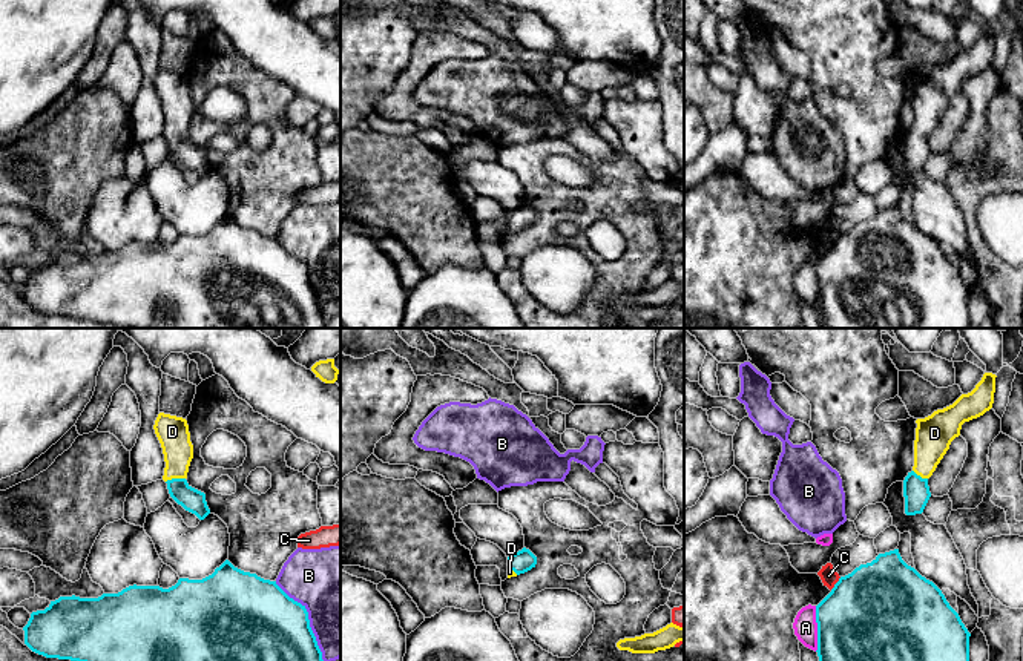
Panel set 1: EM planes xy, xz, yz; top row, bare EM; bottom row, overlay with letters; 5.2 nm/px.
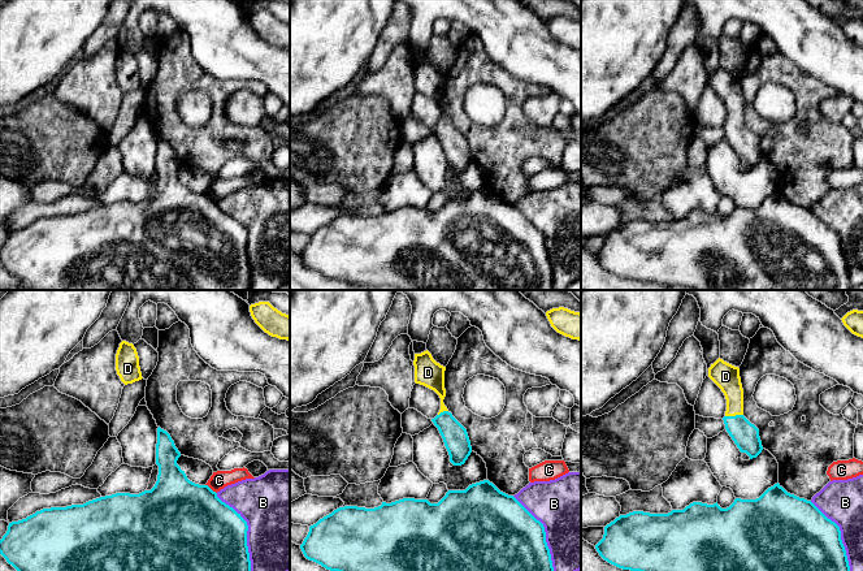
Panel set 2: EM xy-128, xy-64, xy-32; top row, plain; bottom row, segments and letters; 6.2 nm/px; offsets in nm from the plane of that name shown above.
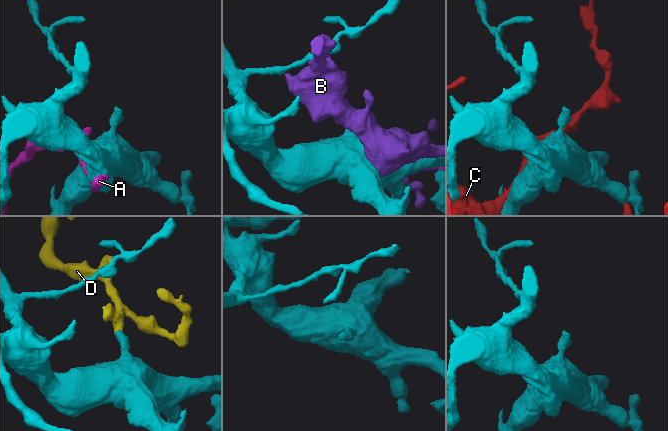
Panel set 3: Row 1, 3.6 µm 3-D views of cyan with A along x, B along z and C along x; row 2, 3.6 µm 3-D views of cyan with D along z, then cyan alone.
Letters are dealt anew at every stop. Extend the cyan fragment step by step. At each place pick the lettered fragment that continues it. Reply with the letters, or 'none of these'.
D

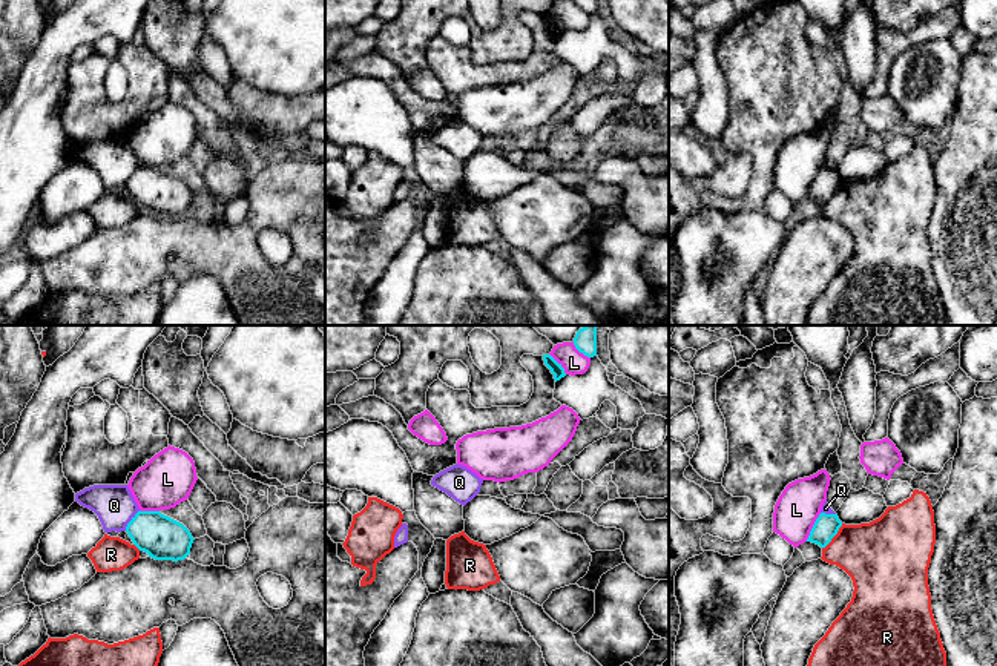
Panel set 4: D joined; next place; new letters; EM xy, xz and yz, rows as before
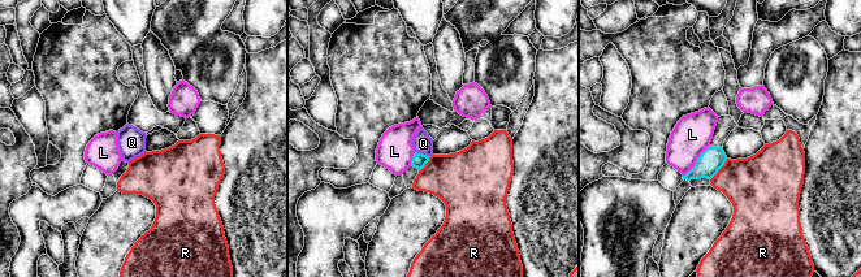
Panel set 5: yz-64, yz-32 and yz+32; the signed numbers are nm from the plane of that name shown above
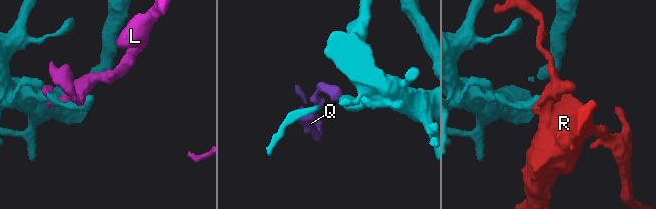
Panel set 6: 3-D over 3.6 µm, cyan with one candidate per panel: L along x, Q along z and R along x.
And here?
none of these

